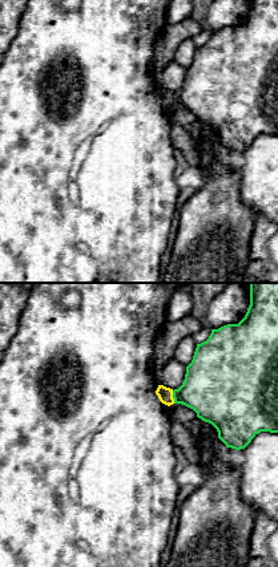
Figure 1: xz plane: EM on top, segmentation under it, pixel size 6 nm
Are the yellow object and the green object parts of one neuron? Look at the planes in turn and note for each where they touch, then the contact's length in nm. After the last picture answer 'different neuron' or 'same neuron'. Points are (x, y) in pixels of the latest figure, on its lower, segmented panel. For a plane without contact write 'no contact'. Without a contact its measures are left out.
contact (172, 397); length 80 nm

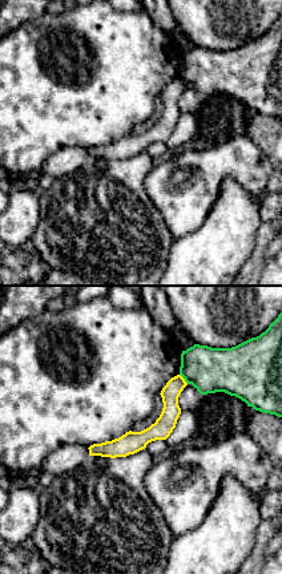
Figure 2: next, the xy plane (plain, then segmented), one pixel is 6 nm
contact (184, 379); length 80 nm

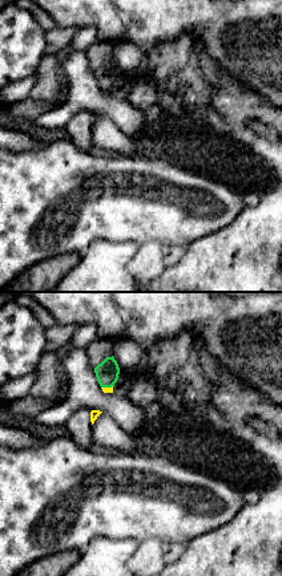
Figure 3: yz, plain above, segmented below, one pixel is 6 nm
contact (107, 388); length 70 nm

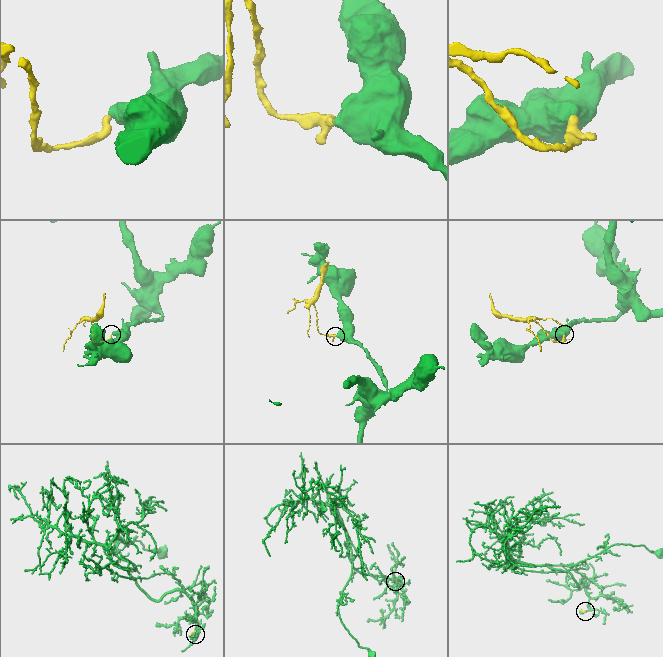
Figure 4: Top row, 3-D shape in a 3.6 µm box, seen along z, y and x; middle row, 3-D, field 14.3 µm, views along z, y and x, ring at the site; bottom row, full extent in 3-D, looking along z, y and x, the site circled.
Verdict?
different neuron

